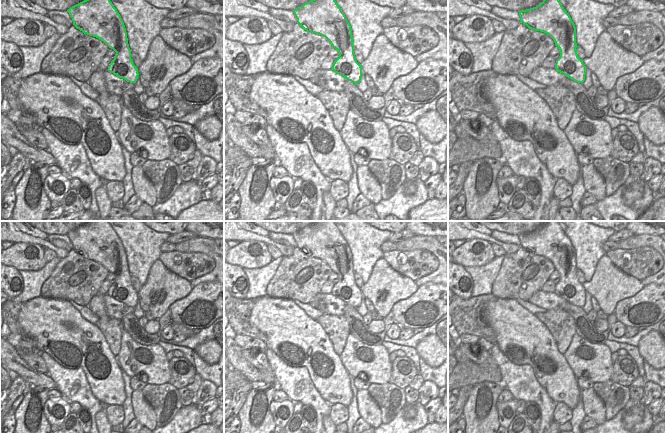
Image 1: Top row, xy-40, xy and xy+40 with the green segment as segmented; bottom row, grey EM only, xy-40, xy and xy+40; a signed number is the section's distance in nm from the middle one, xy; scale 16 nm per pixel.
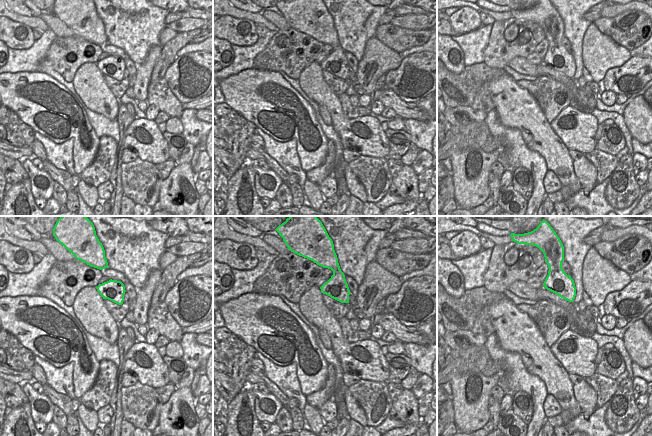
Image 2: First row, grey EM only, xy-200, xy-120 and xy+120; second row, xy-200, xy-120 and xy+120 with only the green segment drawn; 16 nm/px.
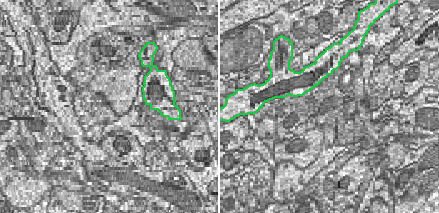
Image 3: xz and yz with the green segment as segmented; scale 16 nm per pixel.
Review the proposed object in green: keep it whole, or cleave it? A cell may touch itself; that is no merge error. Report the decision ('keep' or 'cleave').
keep

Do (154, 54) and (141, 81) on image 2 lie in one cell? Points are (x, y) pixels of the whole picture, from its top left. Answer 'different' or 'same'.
same

